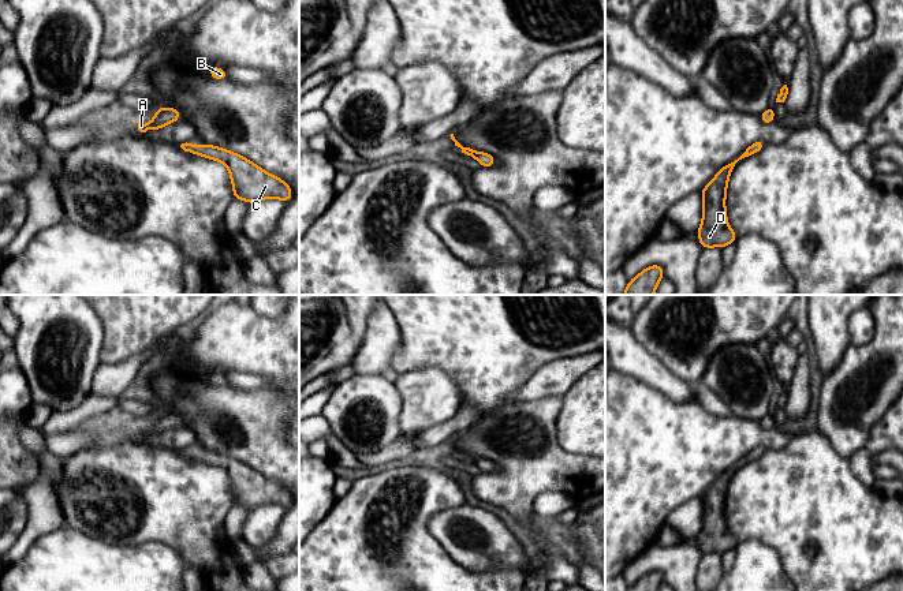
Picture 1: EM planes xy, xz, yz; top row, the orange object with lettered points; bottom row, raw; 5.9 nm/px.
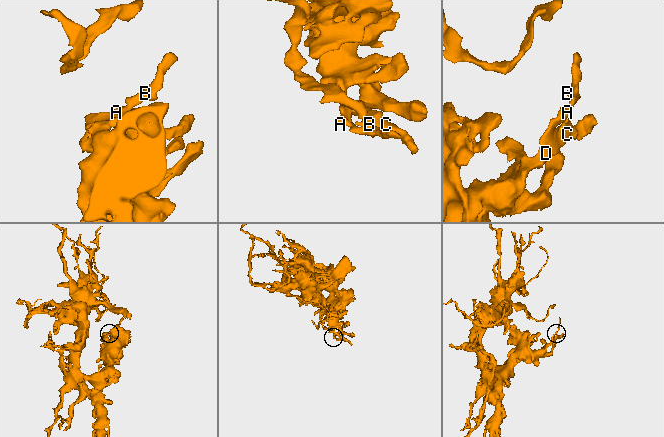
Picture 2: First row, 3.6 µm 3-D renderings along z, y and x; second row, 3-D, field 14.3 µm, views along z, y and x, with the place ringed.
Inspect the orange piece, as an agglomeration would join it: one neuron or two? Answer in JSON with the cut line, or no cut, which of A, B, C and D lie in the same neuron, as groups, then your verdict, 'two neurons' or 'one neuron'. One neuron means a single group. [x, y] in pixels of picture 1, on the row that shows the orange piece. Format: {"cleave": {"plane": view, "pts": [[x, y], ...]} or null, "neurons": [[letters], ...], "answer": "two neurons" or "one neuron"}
{"cleave": null, "neurons": [["A", "B", "C", "D"]], "answer": "one neuron"}

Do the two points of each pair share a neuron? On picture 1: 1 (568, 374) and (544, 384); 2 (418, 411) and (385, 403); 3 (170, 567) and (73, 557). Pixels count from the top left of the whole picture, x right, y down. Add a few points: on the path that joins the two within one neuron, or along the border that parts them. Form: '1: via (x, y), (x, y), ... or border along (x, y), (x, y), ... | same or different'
1: via (563, 374), (549, 380) | same
2: border along (394, 382), (402, 399), (402, 436) | different
3: via (145, 567), (97, 567) | same

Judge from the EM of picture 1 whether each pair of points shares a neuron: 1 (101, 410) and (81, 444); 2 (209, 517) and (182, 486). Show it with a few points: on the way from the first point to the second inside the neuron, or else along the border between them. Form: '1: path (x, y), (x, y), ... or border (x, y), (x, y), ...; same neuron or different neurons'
1: border (73, 430), (47, 436); different neurons
2: path (201, 509), (186, 494); same neuron

